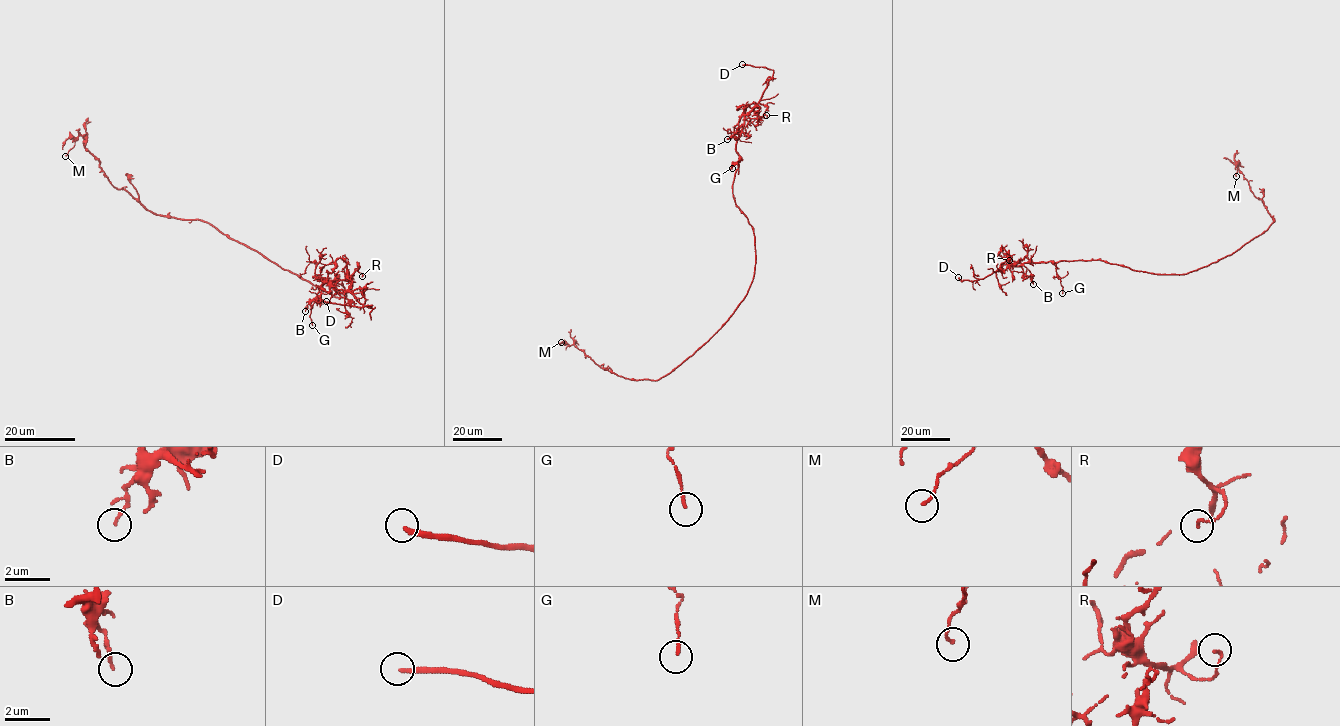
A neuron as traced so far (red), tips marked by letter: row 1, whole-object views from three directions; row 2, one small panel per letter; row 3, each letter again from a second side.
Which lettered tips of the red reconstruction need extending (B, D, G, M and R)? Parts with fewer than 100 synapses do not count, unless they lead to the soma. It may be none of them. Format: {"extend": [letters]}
{"extend": ["D"]}

